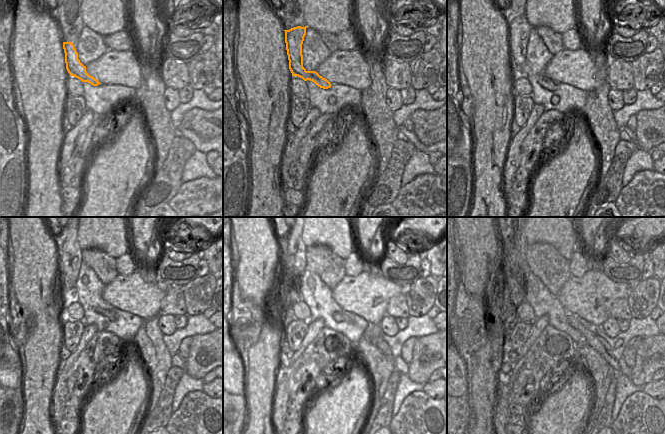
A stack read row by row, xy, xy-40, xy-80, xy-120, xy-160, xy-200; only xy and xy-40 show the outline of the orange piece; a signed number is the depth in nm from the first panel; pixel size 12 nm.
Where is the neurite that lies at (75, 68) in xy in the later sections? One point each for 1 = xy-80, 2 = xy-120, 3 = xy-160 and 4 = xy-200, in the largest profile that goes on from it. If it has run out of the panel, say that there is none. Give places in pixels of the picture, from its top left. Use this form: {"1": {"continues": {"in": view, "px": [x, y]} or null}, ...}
{"1": {"continues": {"in": "xy-80", "px": [519, 30]}}, "2": {"continues": {"in": "xy-120", "px": [70, 253]}}, "3": {"continues": {"in": "xy-160", "px": [293, 249]}}, "4": {"continues": {"in": "xy-200", "px": [520, 270]}}}

